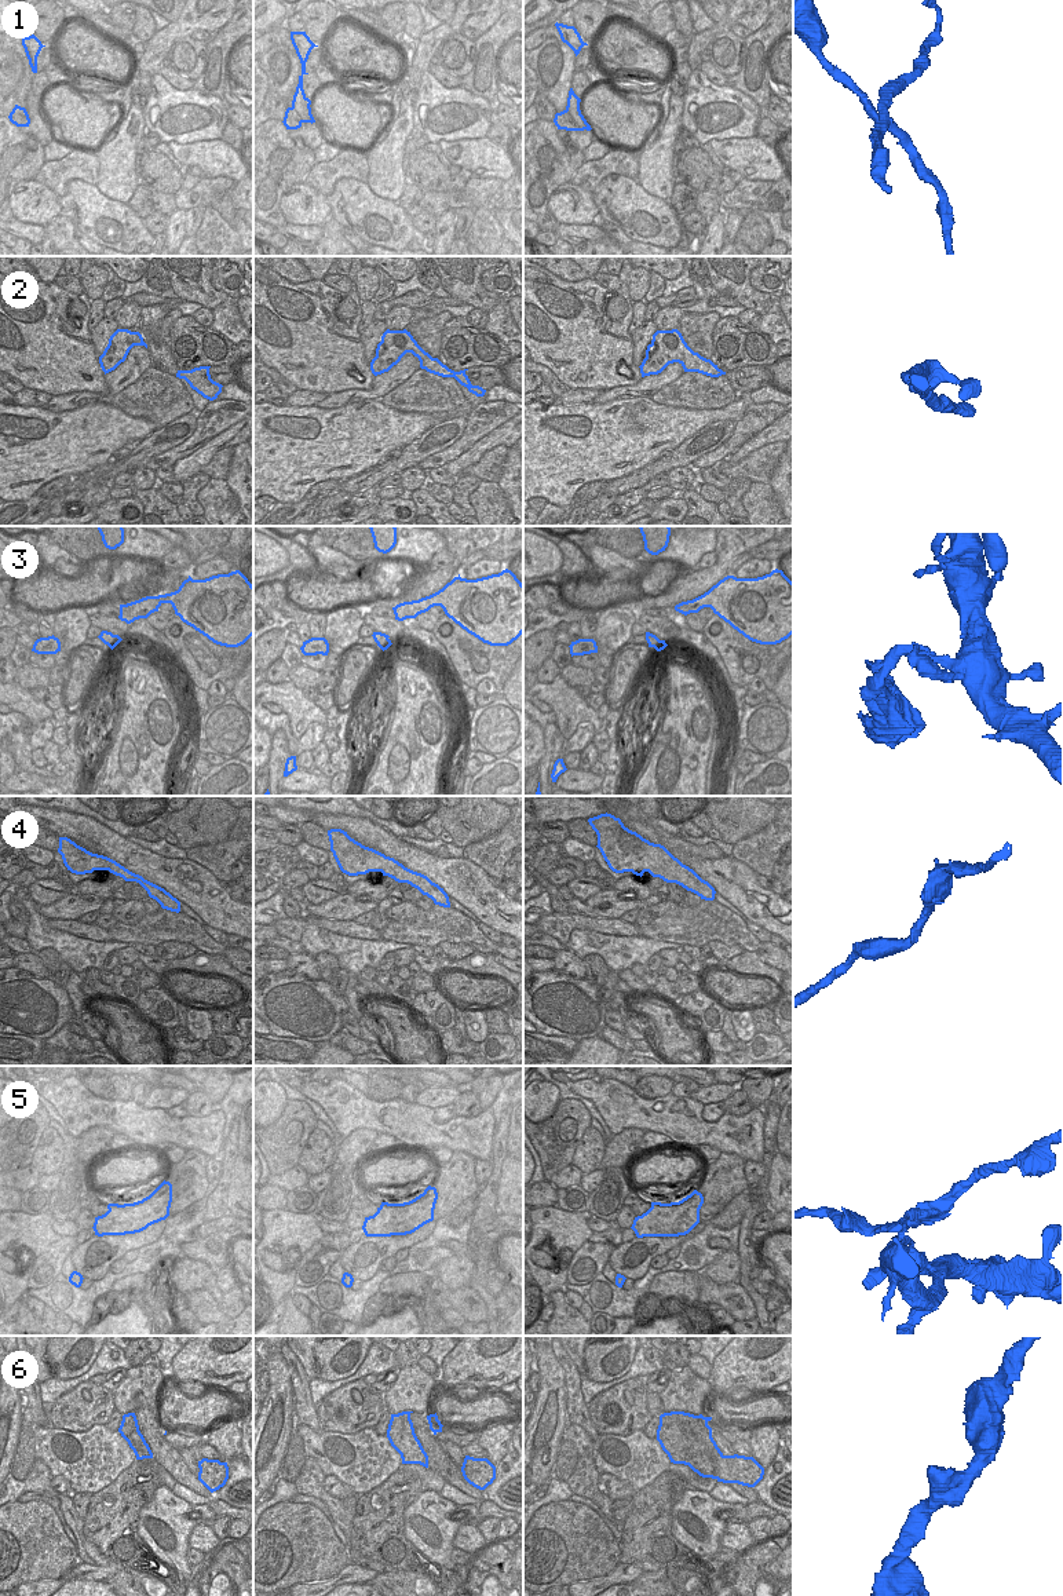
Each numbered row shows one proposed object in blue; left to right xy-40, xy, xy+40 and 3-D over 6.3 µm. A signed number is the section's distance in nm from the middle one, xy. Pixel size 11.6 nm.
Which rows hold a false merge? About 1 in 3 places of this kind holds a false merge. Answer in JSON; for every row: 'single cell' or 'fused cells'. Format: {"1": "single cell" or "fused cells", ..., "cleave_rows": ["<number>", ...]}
{"1": "fused cells", "2": "single cell", "3": "fused cells", "4": "single cell", "5": "fused cells", "6": "single cell", "cleave_rows": ["1", "3", "5"]}

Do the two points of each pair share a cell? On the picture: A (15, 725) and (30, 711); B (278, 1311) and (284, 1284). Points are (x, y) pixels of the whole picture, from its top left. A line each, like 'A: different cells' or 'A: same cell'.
A: different cells
B: different cells

